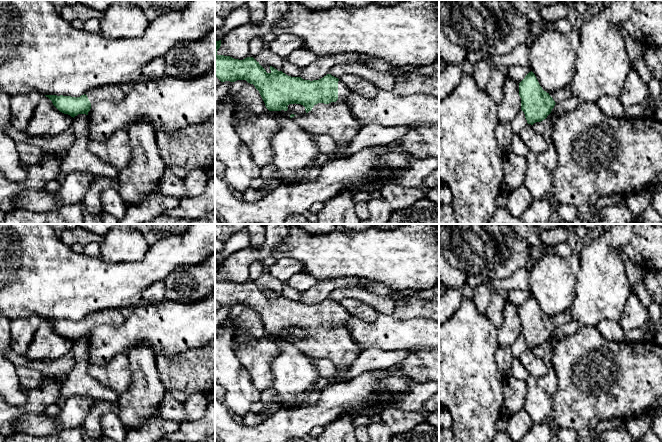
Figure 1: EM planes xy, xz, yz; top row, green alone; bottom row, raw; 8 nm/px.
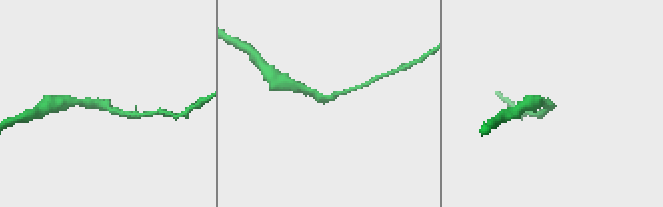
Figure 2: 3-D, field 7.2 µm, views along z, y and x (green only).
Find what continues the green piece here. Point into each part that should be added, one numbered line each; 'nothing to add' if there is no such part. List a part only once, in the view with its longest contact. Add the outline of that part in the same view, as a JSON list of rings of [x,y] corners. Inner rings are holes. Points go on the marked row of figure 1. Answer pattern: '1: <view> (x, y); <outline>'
1: xz (334, 119); [[[339,79],[336,102],[318,103],[308,113],[292,119],[310,134],[328,135],[333,138],[337,149],[346,149],[361,130],[358,120],[345,104],[345,98],[350,94],[351,91]]]

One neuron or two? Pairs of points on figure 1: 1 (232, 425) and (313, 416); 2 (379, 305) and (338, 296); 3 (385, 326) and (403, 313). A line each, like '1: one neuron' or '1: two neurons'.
1: one neuron
2: one neuron
3: two neurons

